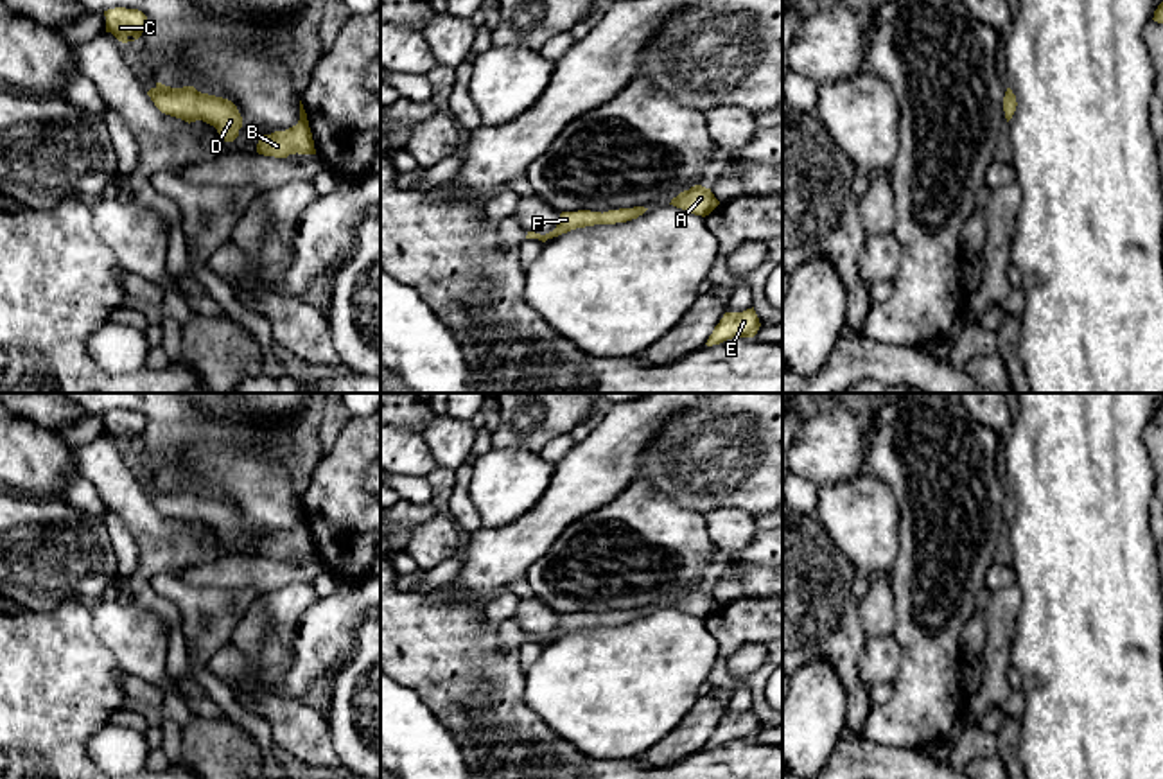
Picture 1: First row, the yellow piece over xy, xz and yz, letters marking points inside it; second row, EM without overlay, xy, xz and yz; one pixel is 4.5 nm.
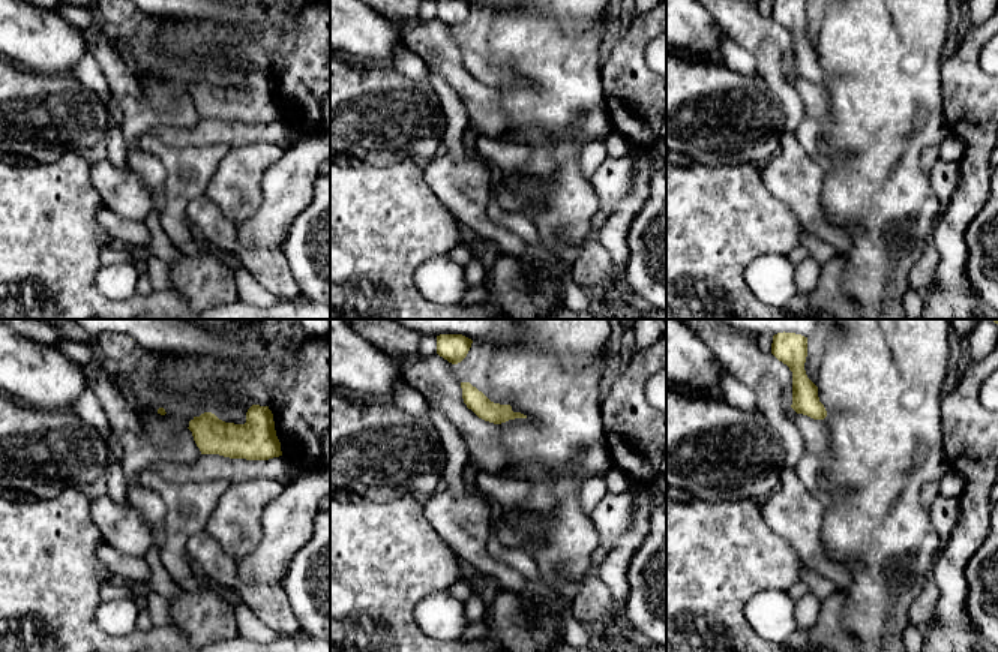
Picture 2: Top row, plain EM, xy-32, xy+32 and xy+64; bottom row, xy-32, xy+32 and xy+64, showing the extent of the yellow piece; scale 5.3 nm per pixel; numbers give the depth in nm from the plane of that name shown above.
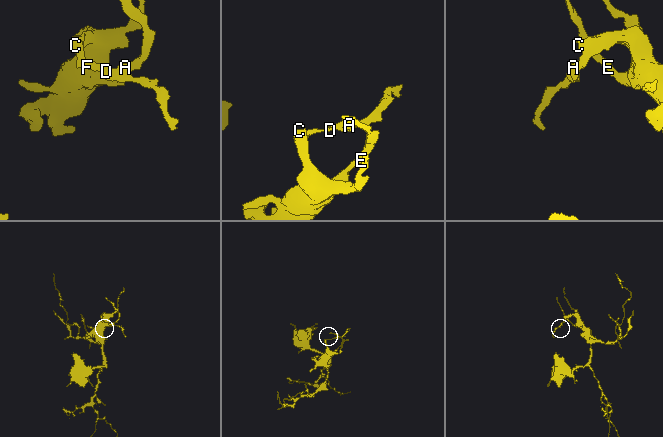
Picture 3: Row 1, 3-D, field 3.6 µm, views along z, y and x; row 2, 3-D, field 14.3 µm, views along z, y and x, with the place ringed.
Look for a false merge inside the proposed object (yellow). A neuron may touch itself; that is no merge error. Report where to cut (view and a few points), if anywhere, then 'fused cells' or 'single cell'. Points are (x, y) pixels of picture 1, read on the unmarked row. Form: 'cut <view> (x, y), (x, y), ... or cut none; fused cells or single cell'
cut none; single cell

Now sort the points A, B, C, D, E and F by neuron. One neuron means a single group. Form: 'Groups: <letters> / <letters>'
Groups: A B C D E F

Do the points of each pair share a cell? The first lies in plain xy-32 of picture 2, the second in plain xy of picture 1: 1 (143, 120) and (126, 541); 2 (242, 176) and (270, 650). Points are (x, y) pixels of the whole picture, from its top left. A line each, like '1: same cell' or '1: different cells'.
1: different cells
2: different cells

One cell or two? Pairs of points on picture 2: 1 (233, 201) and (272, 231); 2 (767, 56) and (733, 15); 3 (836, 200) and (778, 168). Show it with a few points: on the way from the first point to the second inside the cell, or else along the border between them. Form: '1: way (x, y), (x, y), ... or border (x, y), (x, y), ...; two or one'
1: border (261, 180), (261, 206), (237, 225); two
2: border (764, 41), (770, 41), (781, 51), (784, 72); two
3: border (826, 171), (821, 210), (824, 218), (835, 225); two

